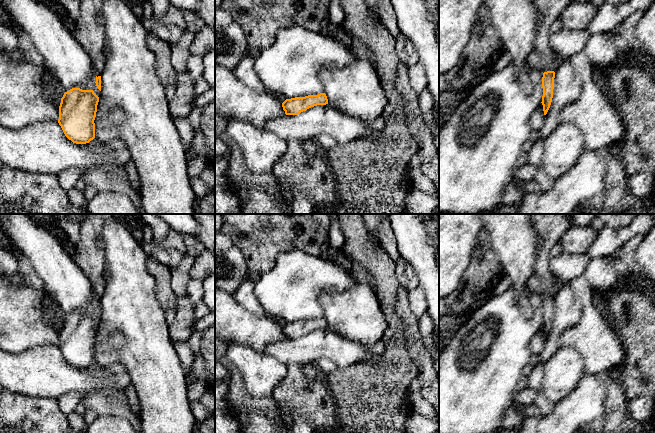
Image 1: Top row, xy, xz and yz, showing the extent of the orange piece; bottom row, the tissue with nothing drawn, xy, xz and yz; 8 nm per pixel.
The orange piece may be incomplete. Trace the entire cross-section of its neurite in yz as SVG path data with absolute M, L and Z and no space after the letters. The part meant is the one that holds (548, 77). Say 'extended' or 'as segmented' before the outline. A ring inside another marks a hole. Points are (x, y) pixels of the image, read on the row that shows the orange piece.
as segmented | M547 71L543 73L543 77L542 77L543 96L541 103L543 105L544 115L547 114L552 102L554 78L555 78L554 71Z

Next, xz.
as segmented | M320 93L318 95L308 95L305 97L286 99L282 103L282 107L286 115L298 115L311 107L326 104L328 104L326 94Z

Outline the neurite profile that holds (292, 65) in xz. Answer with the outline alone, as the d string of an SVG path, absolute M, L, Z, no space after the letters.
M292 26L280 29L275 42L260 51L259 56L254 58L254 70L266 91L291 99L325 93L320 79L321 73L328 69L349 66L355 60L356 56L351 47L345 46L339 40L329 35L324 36L320 31Z

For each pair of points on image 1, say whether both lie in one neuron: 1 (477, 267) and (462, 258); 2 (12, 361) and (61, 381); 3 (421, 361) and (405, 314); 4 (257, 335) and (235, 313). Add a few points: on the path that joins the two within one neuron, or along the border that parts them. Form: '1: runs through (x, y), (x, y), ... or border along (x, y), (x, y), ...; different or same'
1: border along (475, 239), (470, 262), (458, 283); different
2: runs through (24, 372), (44, 372), (49, 375); same
3: runs through (416, 349), (411, 326); same
4: runs through (252, 330), (240, 318); same

